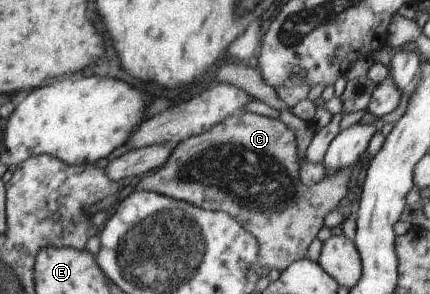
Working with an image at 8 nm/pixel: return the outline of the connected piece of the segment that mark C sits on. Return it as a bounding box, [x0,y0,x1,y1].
[134,111,353,273]

